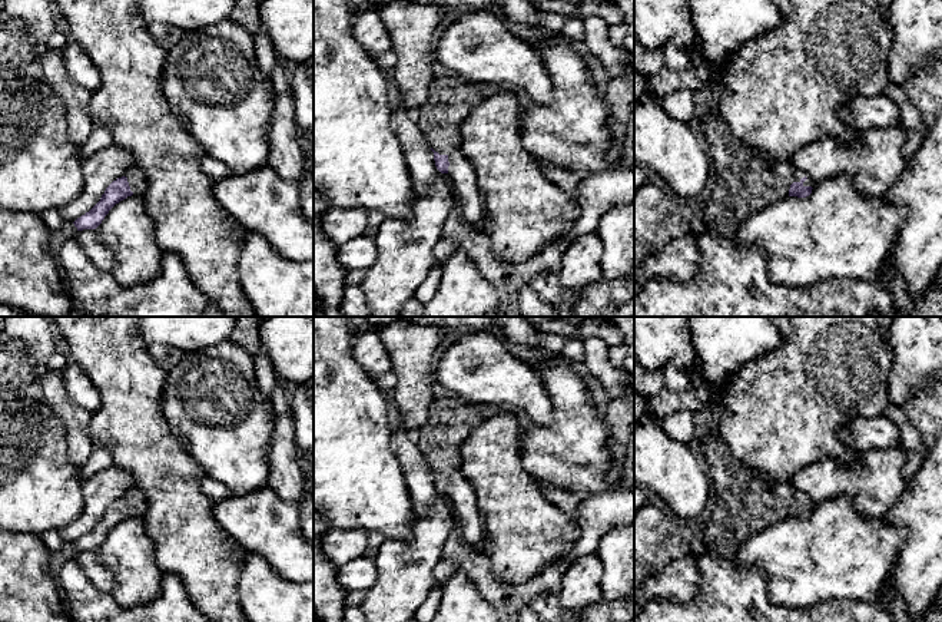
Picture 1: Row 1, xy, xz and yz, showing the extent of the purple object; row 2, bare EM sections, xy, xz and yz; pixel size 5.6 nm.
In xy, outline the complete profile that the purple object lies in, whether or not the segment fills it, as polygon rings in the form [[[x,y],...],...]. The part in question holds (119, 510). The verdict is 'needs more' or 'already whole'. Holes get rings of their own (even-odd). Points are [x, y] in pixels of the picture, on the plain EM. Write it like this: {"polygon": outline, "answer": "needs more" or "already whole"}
{"polygon": [[[132,487],[127,494],[113,502],[102,516],[100,522],[84,536],[77,539],[73,545],[77,552],[96,550],[109,532],[132,516],[143,516],[146,512],[146,499],[143,493]]], "answer": "needs more"}

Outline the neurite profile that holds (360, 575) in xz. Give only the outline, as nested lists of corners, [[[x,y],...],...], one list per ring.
[[[365,556],[338,568],[338,585],[345,592],[366,590],[377,579],[375,560]]]

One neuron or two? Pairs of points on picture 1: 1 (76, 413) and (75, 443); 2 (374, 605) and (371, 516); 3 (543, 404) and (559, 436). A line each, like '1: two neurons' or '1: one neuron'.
1: one neuron
2: two neurons
3: two neurons

